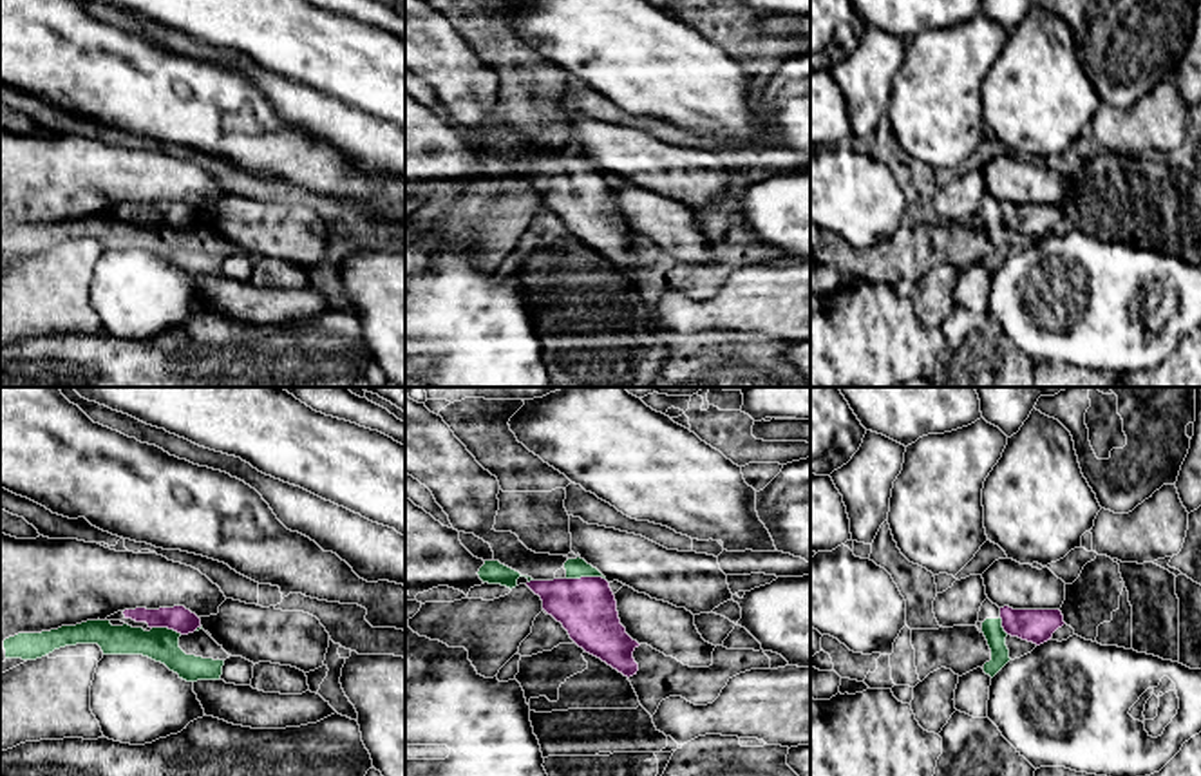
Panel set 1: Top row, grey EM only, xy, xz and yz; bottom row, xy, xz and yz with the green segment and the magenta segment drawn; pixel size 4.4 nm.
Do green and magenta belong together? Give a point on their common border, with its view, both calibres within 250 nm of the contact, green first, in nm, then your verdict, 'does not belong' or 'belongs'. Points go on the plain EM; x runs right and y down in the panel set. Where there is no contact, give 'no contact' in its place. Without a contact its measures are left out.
meets green in xz at (585, 170); 90 nm thick on the green side, 260 nm on the other; does not belong

